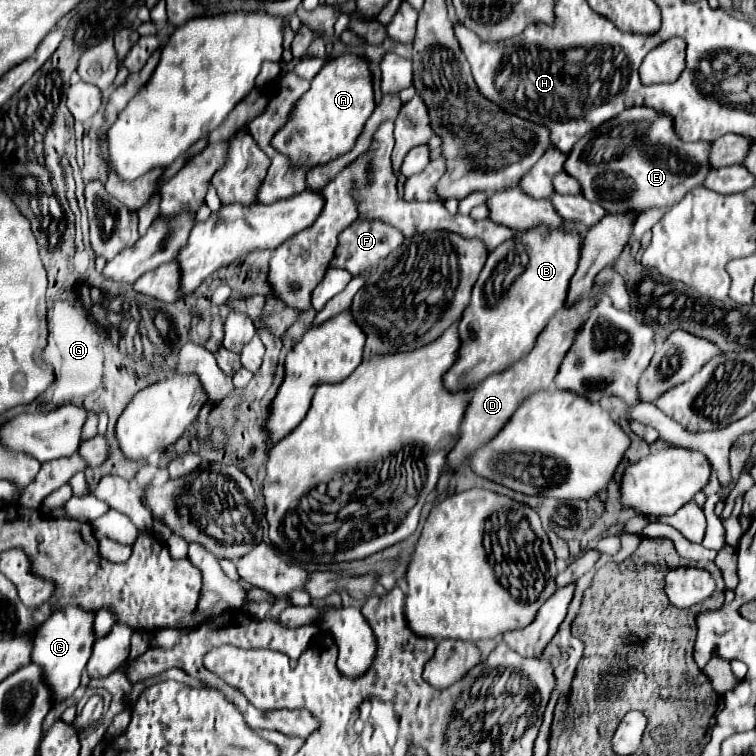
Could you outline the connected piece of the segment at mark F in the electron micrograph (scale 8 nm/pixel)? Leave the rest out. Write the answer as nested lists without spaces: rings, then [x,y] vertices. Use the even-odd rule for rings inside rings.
[[[355,219],[345,231],[341,231],[341,237],[337,243],[337,255],[333,255],[333,263],[329,263],[329,267],[343,267],[351,275],[365,273],[375,269],[379,259],[387,257],[401,243],[403,243],[401,231],[397,231],[395,227],[385,227],[381,219]]]

